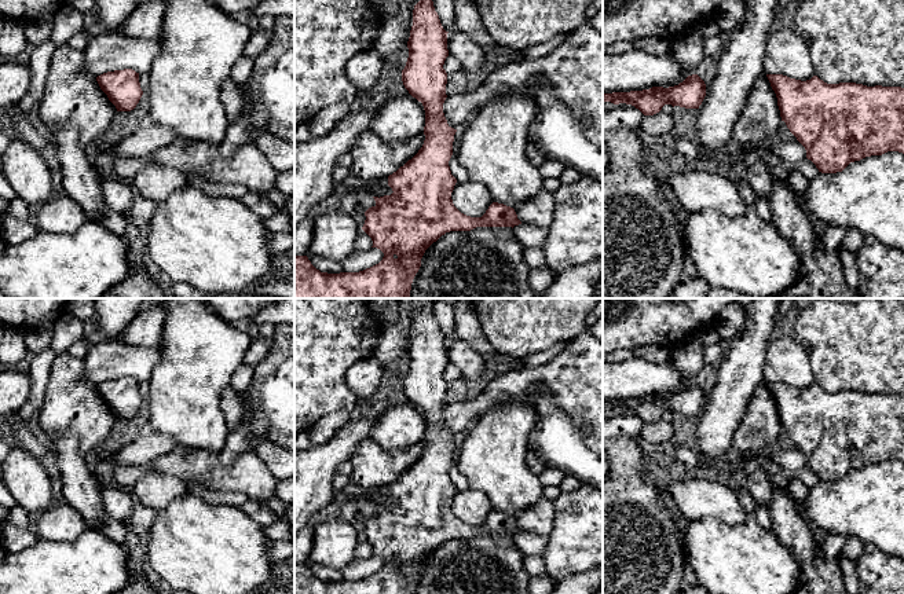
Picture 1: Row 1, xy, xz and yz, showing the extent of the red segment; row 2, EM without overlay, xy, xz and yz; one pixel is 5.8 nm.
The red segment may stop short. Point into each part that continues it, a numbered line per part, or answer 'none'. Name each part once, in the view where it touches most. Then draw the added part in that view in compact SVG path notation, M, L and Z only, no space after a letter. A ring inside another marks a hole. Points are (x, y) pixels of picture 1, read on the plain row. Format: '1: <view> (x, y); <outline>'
none

